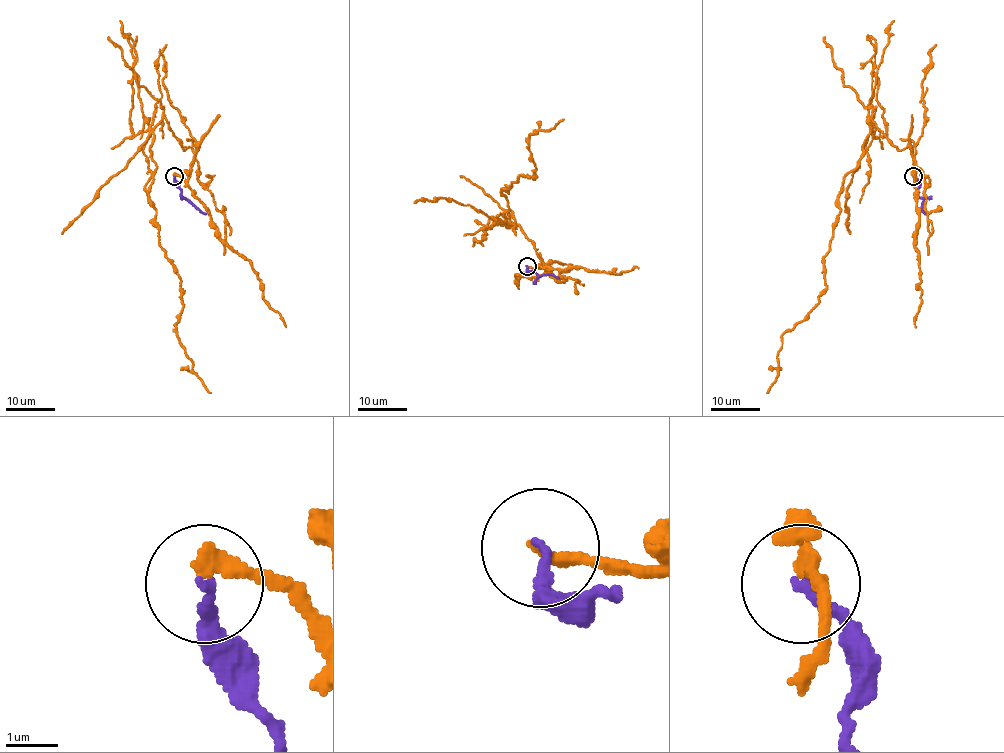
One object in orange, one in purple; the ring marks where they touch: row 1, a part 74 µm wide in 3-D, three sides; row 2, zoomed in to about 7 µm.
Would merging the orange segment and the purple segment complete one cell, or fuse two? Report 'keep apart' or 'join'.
keep apart

